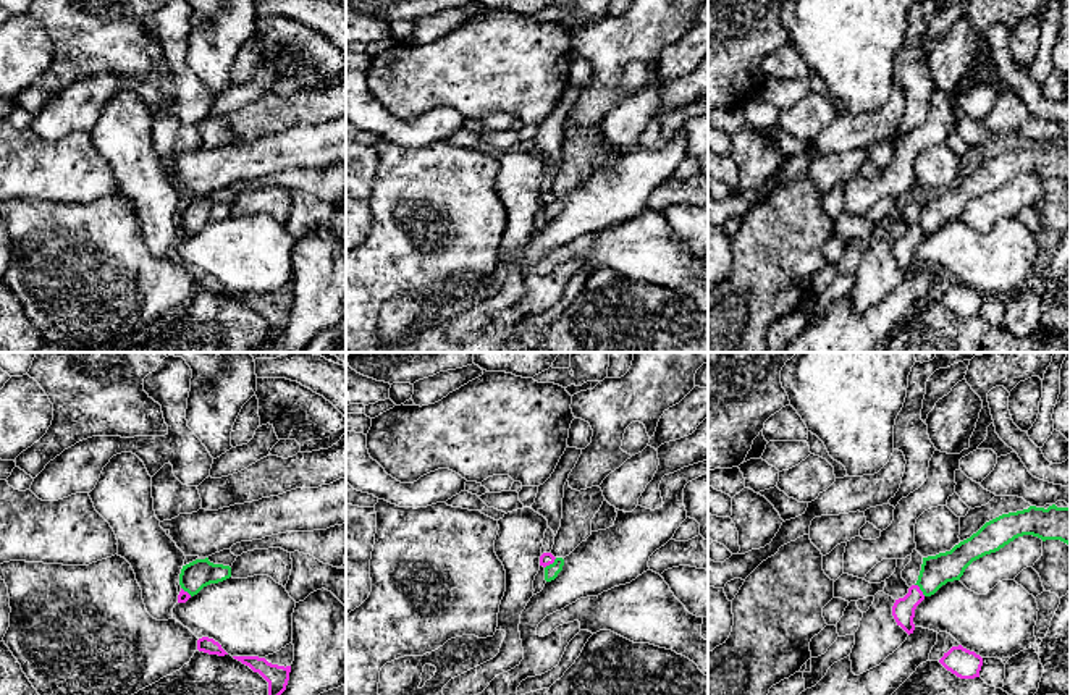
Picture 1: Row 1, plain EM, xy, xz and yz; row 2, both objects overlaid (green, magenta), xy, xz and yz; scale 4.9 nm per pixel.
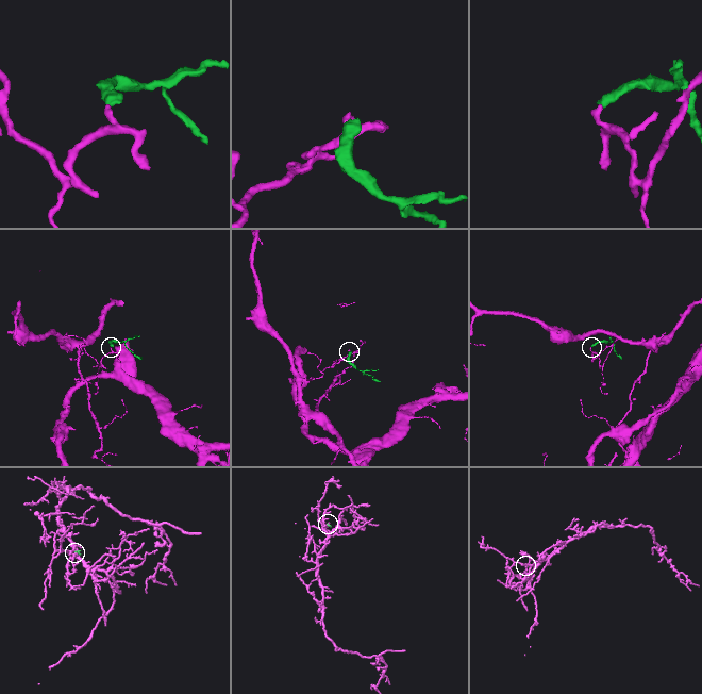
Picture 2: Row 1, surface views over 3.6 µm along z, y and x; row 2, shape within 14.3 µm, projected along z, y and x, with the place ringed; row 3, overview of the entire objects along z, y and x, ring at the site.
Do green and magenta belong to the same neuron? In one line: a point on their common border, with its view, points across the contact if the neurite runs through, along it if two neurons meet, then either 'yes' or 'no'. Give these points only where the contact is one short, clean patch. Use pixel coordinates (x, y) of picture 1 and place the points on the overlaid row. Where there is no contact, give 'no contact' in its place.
contact xz (550, 564); border xz (556, 558), (545, 568); no

